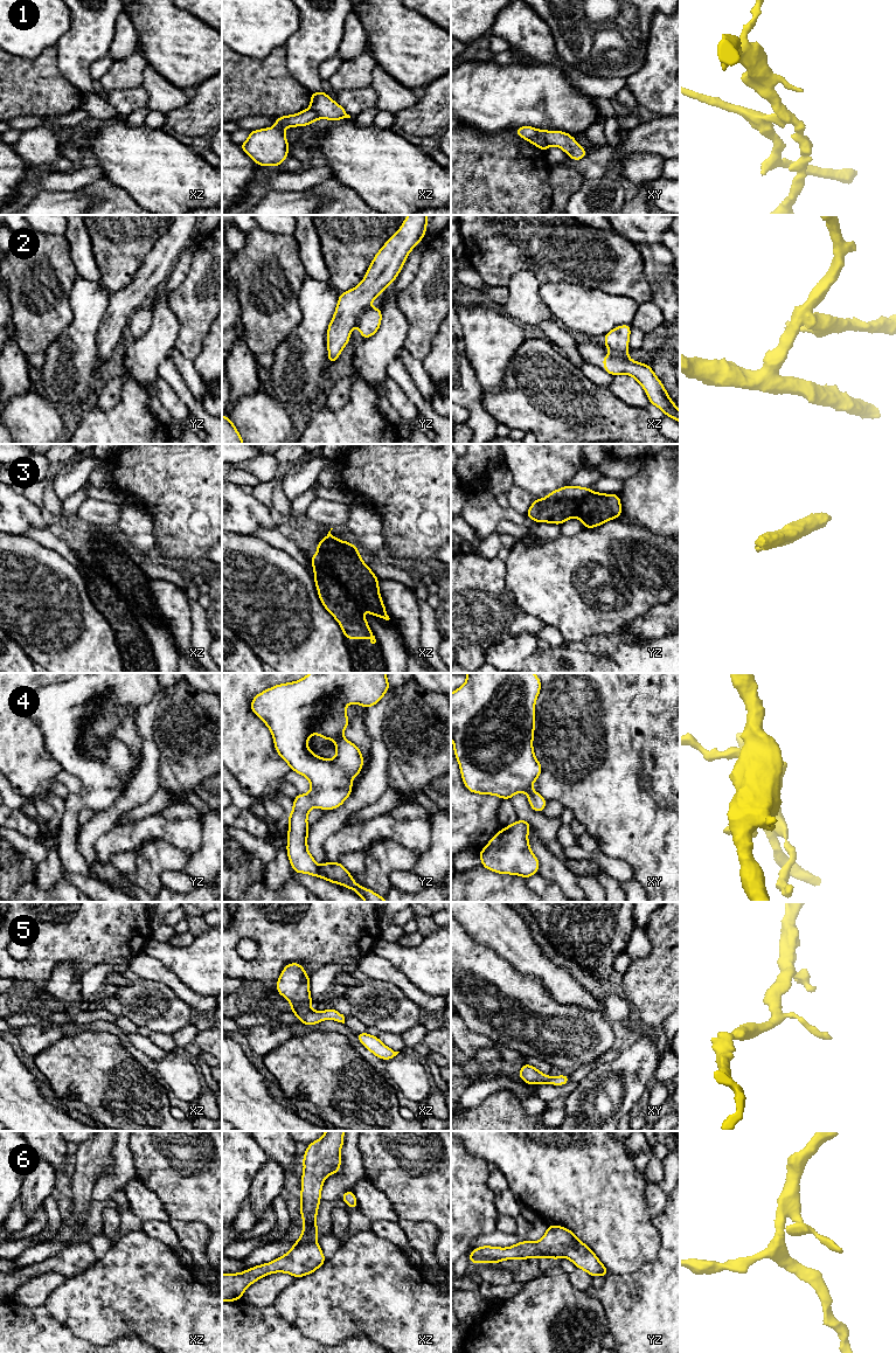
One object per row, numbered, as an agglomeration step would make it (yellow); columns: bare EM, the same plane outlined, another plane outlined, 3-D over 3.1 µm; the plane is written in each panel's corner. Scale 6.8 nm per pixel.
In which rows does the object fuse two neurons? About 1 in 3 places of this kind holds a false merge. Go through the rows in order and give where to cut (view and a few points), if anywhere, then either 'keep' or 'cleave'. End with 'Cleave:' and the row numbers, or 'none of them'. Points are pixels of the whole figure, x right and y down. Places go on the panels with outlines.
1: cut xy (535, 130), (548, 145); cleave
2: cut yz (368, 307), (359, 317), (356, 324); cleave
3: cut xz (312, 557), (359, 606); cleave
4: cut none; keep
5: cut none; keep
6: cut none; keep
Cleave: 1, 2, 3

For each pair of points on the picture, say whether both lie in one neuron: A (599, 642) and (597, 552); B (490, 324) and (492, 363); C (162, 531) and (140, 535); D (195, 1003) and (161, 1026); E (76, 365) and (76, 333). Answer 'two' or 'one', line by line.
A: two
B: one
C: two
D: two
E: one

